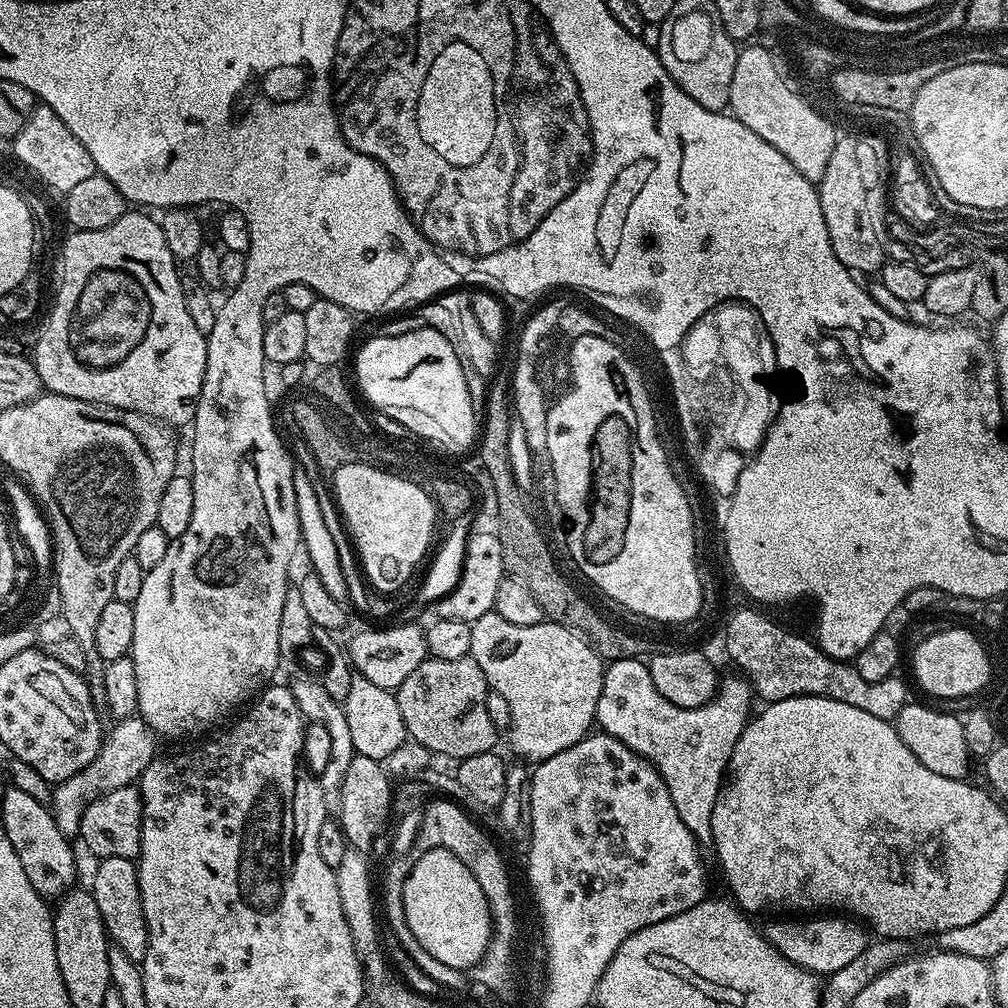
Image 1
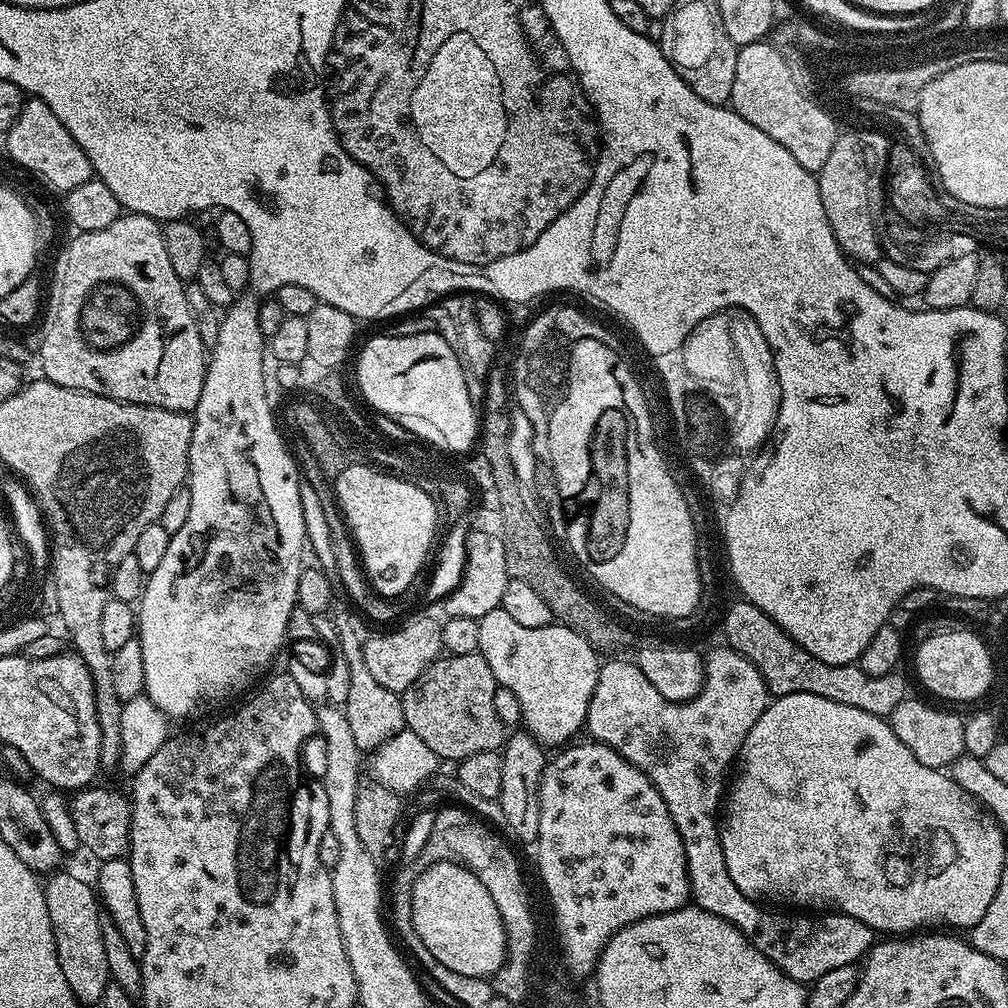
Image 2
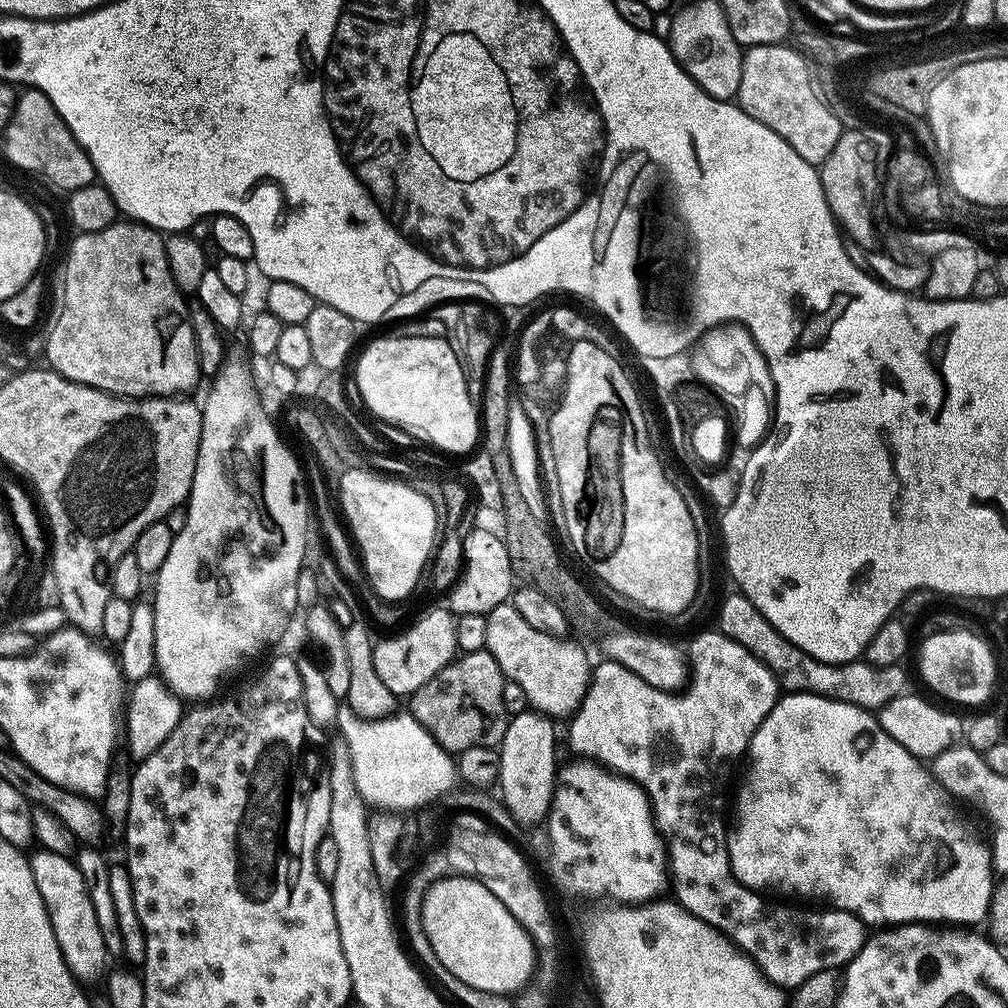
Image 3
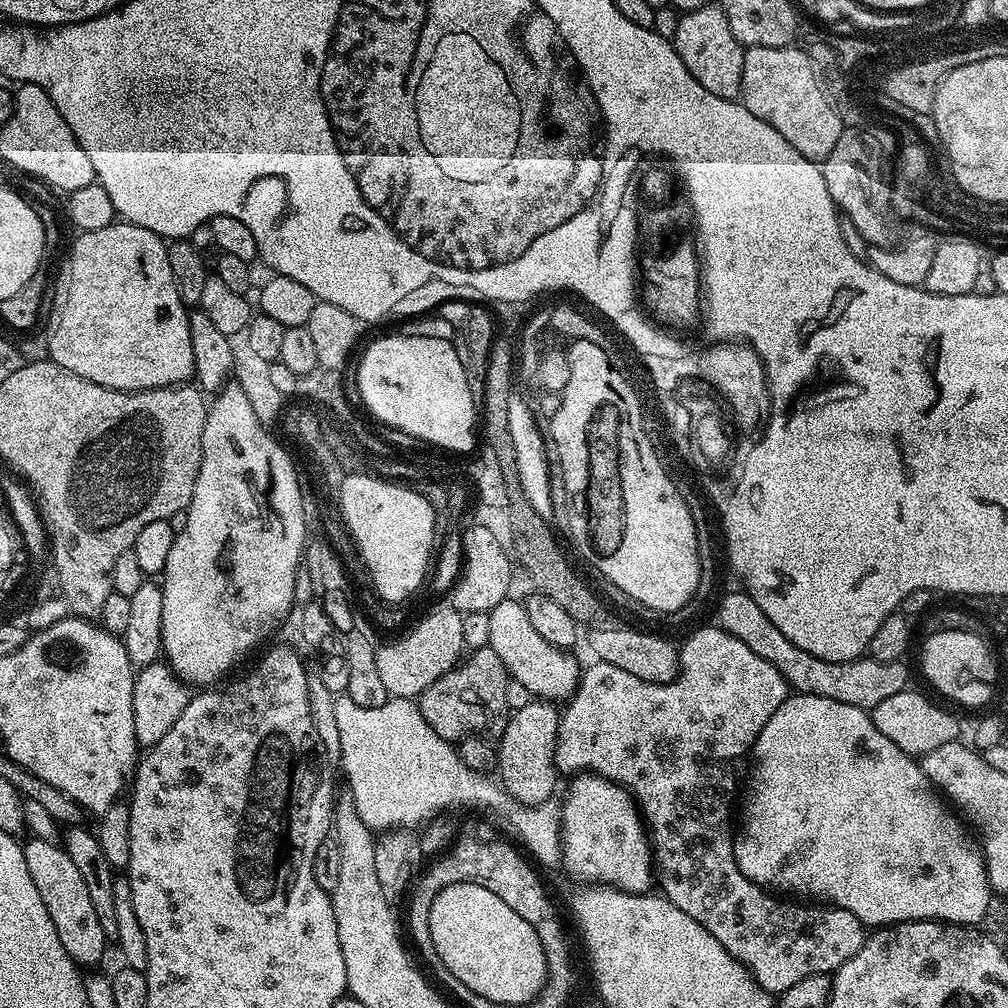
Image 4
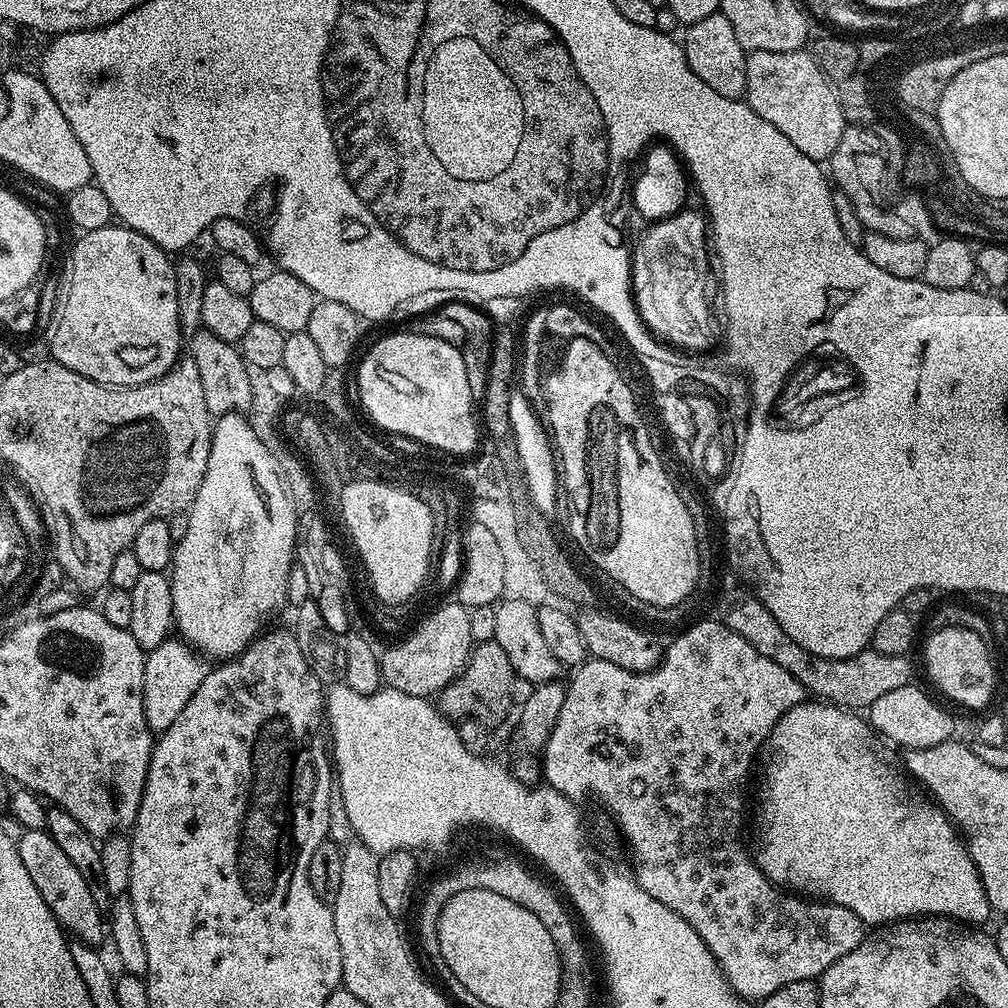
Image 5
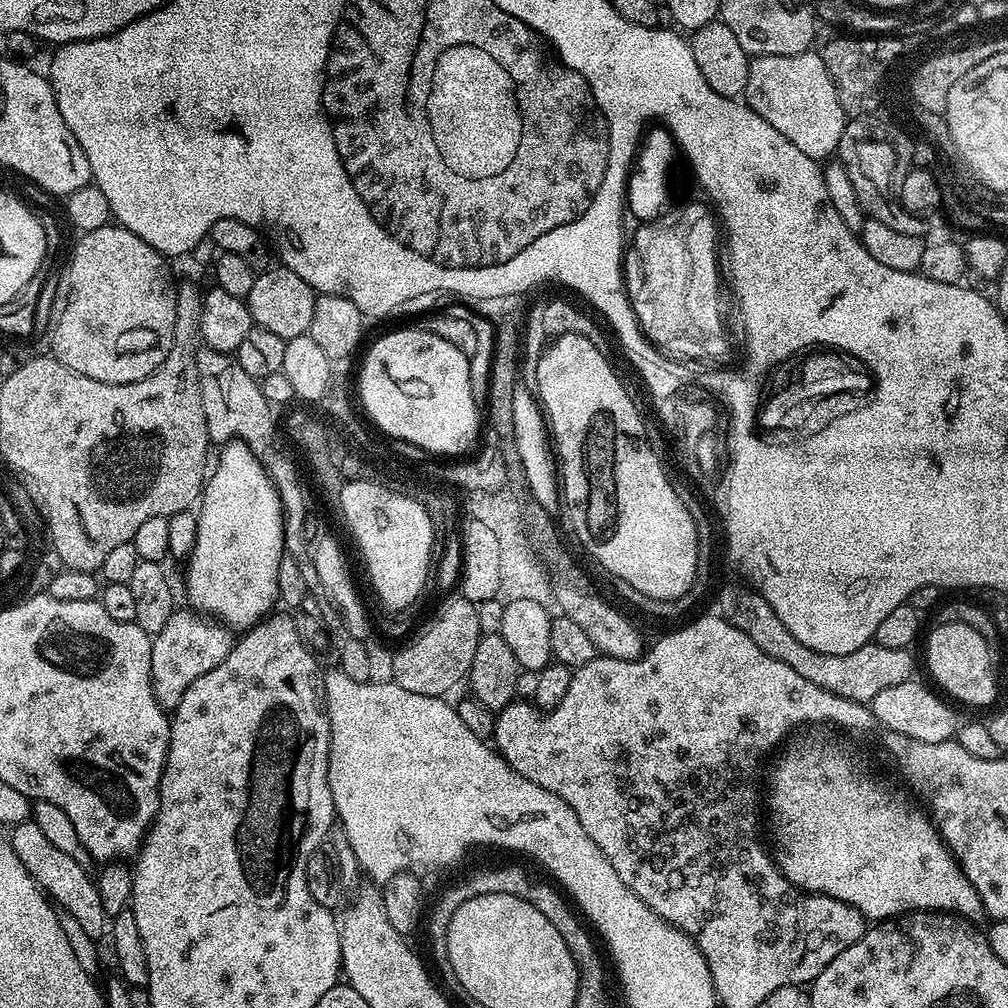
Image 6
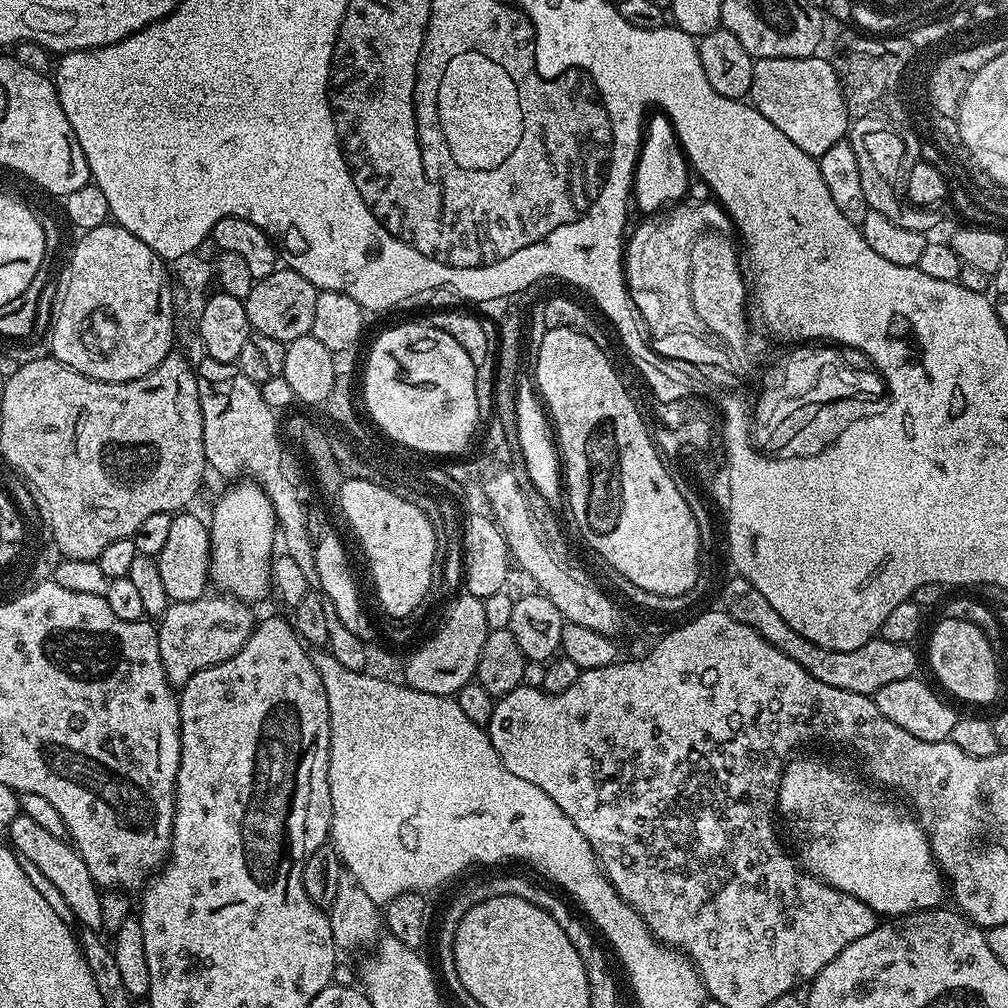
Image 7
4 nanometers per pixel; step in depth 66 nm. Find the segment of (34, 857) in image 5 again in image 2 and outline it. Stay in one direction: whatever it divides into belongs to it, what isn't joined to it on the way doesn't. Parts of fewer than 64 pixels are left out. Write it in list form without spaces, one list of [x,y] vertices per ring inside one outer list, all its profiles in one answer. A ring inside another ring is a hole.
[[[57,870],[43,881],[46,910],[50,914],[58,950],[58,966],[62,966],[62,974],[66,974],[66,982],[70,982],[70,990],[81,1006],[99,1005],[110,982],[106,950],[102,946],[102,905],[89,881],[87,884],[82,877],[64,871]]]

